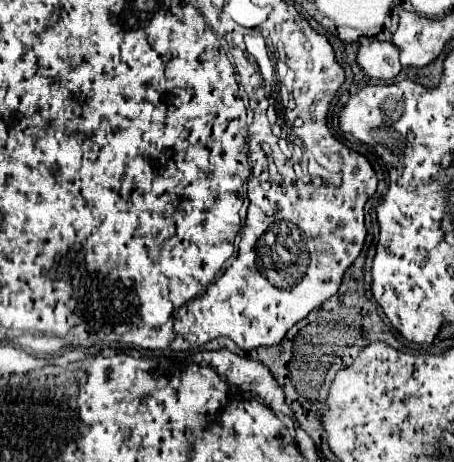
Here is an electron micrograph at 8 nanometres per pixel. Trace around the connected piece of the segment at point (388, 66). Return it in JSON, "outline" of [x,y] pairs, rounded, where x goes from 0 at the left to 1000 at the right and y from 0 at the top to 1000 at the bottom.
{"outline":[[[824,89],[811,102],[793,102],[784,132],[811,167],[837,175],[863,175],[885,154],[881,102],[859,89]]]}

